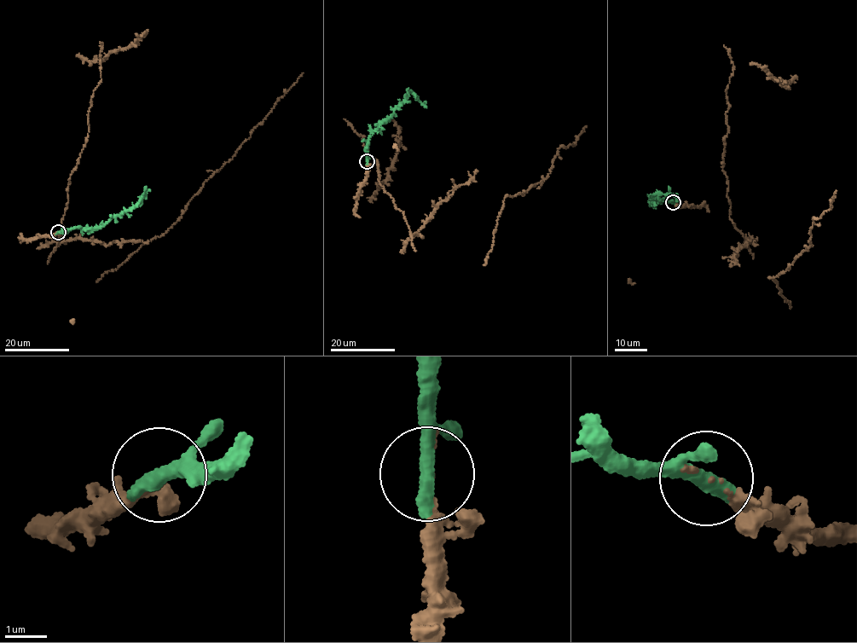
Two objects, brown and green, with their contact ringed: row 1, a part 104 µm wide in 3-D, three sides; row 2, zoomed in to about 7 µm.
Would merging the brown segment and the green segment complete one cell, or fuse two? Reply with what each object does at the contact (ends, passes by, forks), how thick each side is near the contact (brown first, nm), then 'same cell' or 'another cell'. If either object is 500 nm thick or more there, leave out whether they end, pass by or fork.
brown ends there; green ends there; 60 nm thick on the brown side, 480 nm on the other; same cell

